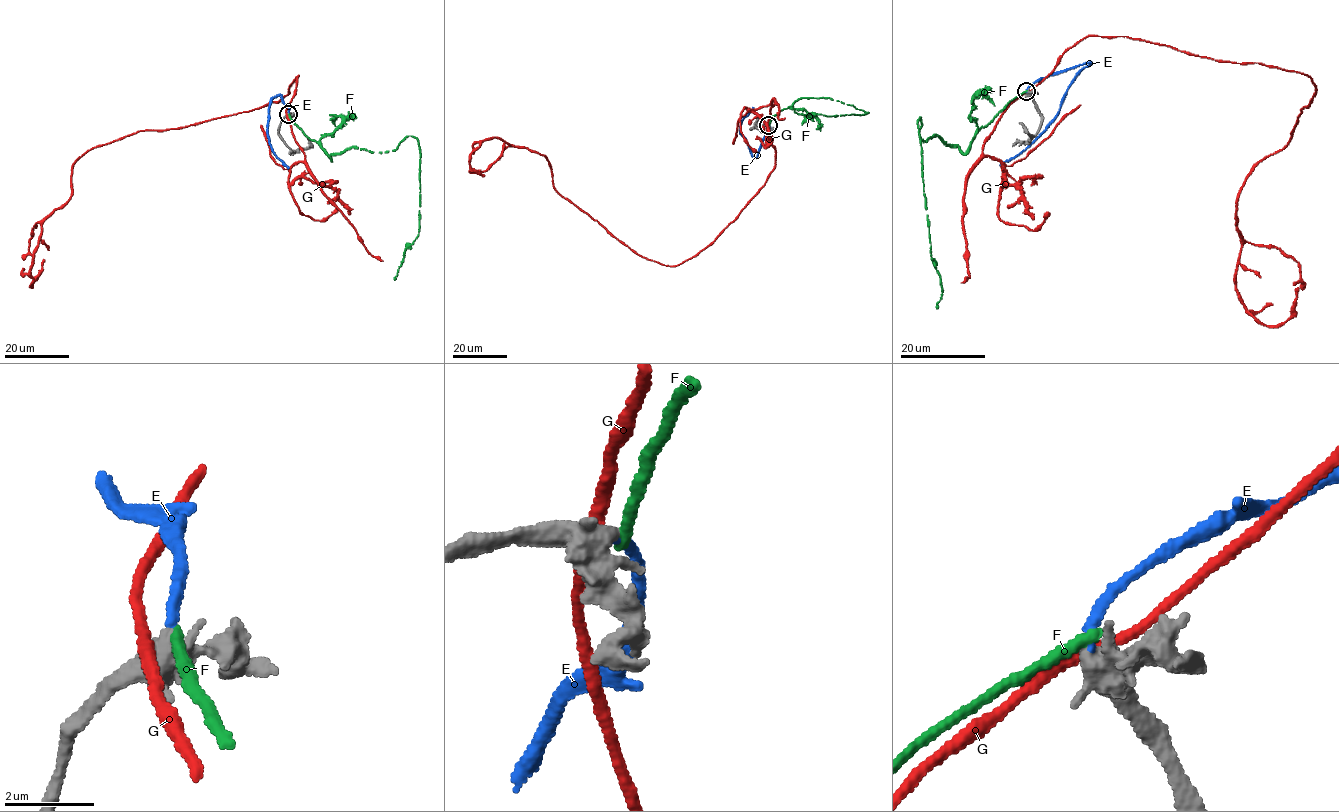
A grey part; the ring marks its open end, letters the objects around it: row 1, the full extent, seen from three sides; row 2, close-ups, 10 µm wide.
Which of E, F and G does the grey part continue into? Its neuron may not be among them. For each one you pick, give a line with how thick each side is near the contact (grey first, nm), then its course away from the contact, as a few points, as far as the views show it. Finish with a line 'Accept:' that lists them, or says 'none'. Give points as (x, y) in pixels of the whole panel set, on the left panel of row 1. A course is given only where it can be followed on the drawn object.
E: 400/220 nm | via (288, 114), (282, 96), (273, 97), (268, 109), (268, 137), (277, 157), (288, 168)
Accept: E

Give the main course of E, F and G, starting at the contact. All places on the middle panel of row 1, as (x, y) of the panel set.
E: (768, 125), (754, 157), (739, 131), (744, 117), (753, 107)
F: (768, 125), (774, 116), (799, 99), (831, 98), (868, 113), (826, 116), (798, 114), (790, 109)
G: (767, 125), (765, 184), (676, 265), (557, 192), (542, 156), (490, 138), (471, 155), (483, 176)

